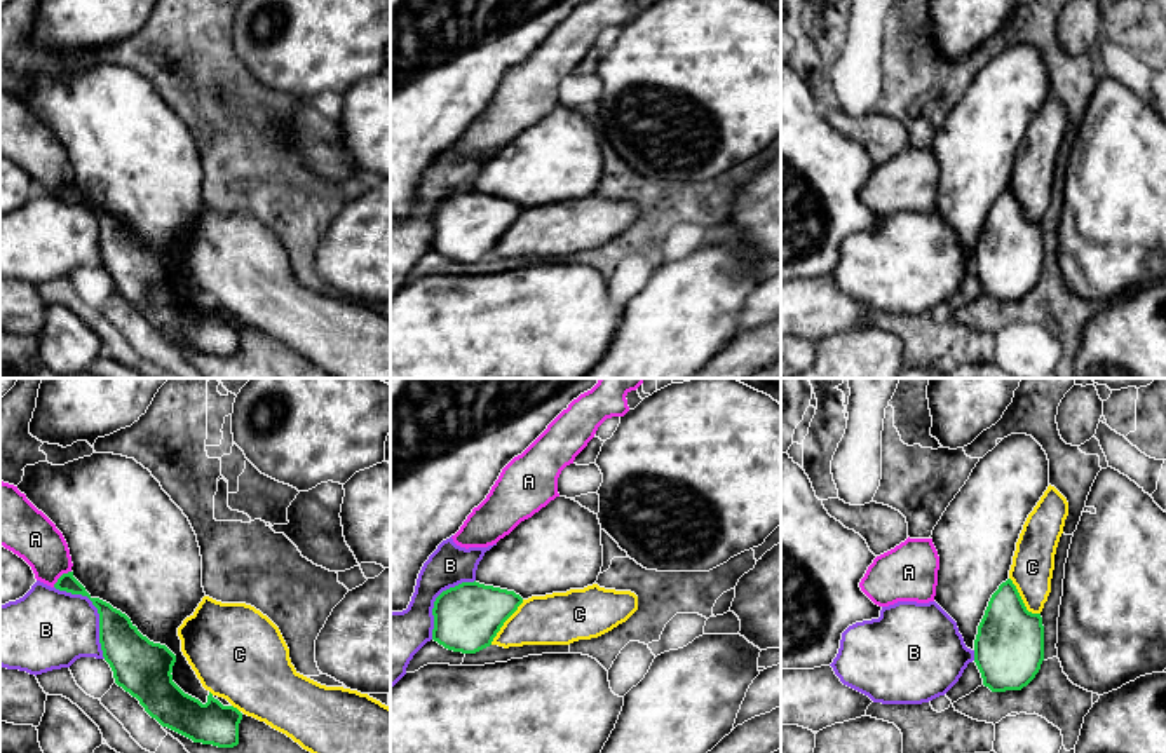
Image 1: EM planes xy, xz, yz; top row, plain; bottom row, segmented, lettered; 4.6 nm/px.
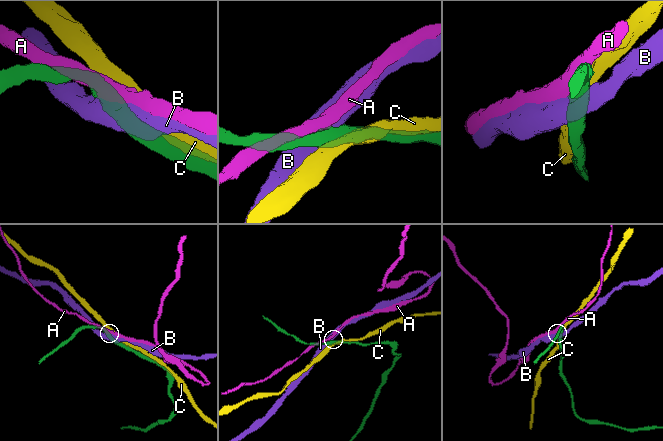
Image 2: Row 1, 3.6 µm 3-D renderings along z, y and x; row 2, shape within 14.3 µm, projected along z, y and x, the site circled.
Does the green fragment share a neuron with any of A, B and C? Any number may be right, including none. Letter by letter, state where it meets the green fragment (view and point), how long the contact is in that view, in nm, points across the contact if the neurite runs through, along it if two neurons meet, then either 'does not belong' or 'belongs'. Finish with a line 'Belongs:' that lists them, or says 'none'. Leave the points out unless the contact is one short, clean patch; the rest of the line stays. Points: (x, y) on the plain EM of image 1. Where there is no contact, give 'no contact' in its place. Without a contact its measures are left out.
A: contact xy (60, 187); length 120 nm; does not belong
B: contact xy (98, 222); length 400 nm; does not belong
C: contact xz (504, 230); length 260 nm; does not belong
Belongs: none

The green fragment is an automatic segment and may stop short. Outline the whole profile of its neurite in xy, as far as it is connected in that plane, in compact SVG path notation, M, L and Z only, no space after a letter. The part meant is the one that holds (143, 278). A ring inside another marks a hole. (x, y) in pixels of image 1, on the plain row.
M94 61L91 66L64 75L52 75L45 70L26 75L23 80L17 99L56 134L70 159L73 176L58 188L54 197L92 211L99 223L103 267L113 281L115 293L136 307L167 343L178 349L206 378L333 378L286 343L244 324L227 309L202 296L181 261L178 246L178 237L193 225L206 206L200 157L188 127L148 78L134 68Z

